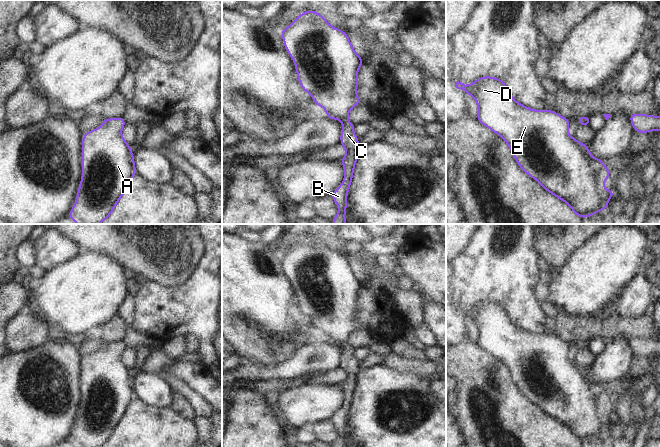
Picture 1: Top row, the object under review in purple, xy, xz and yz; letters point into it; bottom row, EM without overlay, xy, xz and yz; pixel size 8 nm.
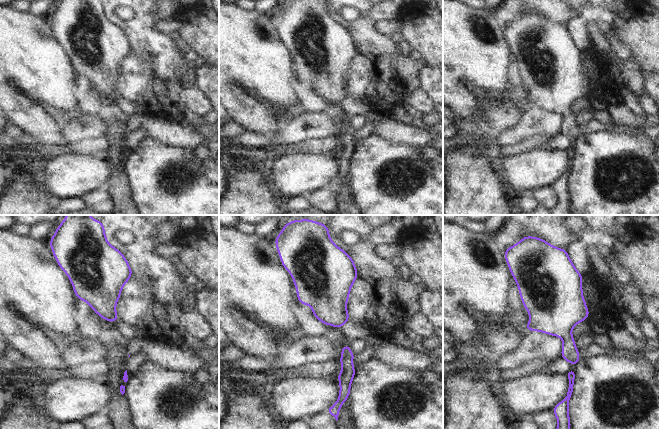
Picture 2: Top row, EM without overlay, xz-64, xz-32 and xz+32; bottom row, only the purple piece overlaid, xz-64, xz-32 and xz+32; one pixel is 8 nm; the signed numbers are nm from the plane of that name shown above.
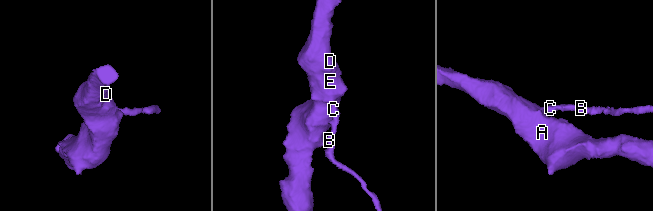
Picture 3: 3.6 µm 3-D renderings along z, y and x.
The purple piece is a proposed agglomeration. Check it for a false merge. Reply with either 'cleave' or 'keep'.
keep

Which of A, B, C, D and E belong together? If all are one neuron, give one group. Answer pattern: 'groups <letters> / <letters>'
groups A B C D E

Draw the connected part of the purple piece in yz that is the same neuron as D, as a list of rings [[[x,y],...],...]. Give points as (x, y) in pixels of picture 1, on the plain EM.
[[[483,300],[476,303],[471,309],[465,309],[459,305],[455,307],[457,313],[463,313],[467,319],[471,319],[478,329],[476,344],[483,350],[501,360],[512,375],[518,390],[531,402],[553,420],[567,427],[571,434],[581,443],[591,441],[603,433],[608,434],[608,425],[616,420],[612,411],[607,416],[603,409],[610,403],[610,394],[605,390],[604,384],[594,382],[588,369],[583,368],[568,358],[568,350],[572,343],[562,341],[553,334],[533,334],[517,326],[506,311],[502,303]]]

